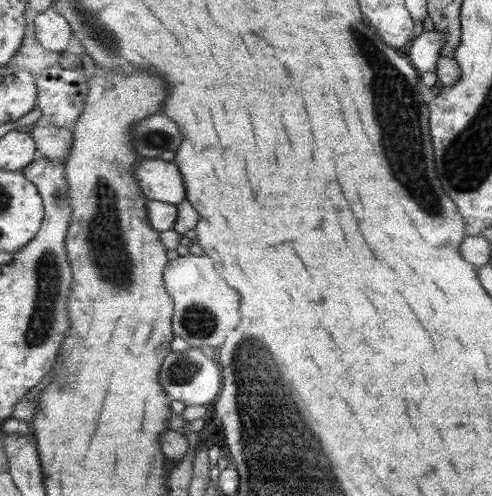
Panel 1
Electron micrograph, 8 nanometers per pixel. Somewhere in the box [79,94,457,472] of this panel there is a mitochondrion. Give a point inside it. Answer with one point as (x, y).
(109, 256)

